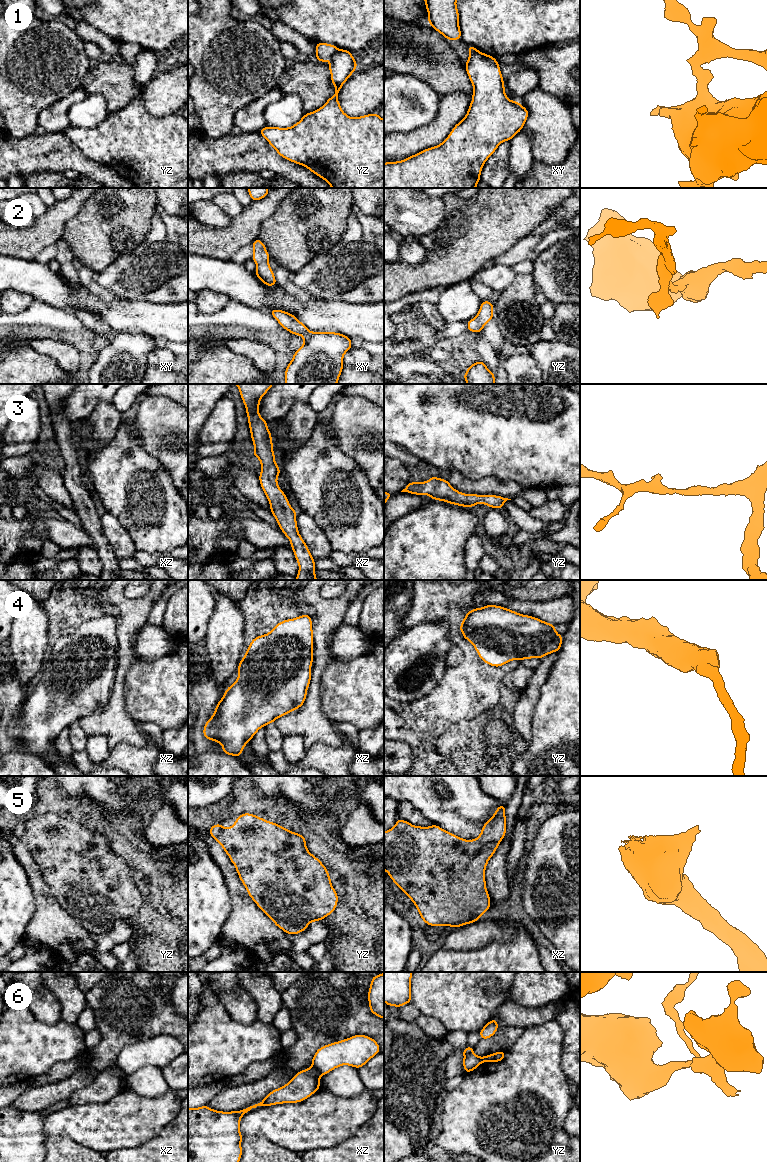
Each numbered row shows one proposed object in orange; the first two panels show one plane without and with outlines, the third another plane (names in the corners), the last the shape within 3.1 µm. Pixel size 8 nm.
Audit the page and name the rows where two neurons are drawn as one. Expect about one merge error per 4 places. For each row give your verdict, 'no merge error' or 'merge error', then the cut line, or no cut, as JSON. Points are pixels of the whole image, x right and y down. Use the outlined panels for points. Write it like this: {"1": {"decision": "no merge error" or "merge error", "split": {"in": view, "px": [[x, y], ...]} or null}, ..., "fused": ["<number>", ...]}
{"1": {"decision": "merge error", "split": {"in": "yz", "px": [[337, 49], [330, 57]]}}, "2": {"decision": "no merge error", "split": null}, "3": {"decision": "no merge error", "split": null}, "4": {"decision": "no merge error", "split": null}, "5": {"decision": "no merge error", "split": null}, "6": {"decision": "merge error", "split": {"in": "xz", "px": [[312, 1066], [321, 1075]]}}, "fused": ["1", "6"]}

